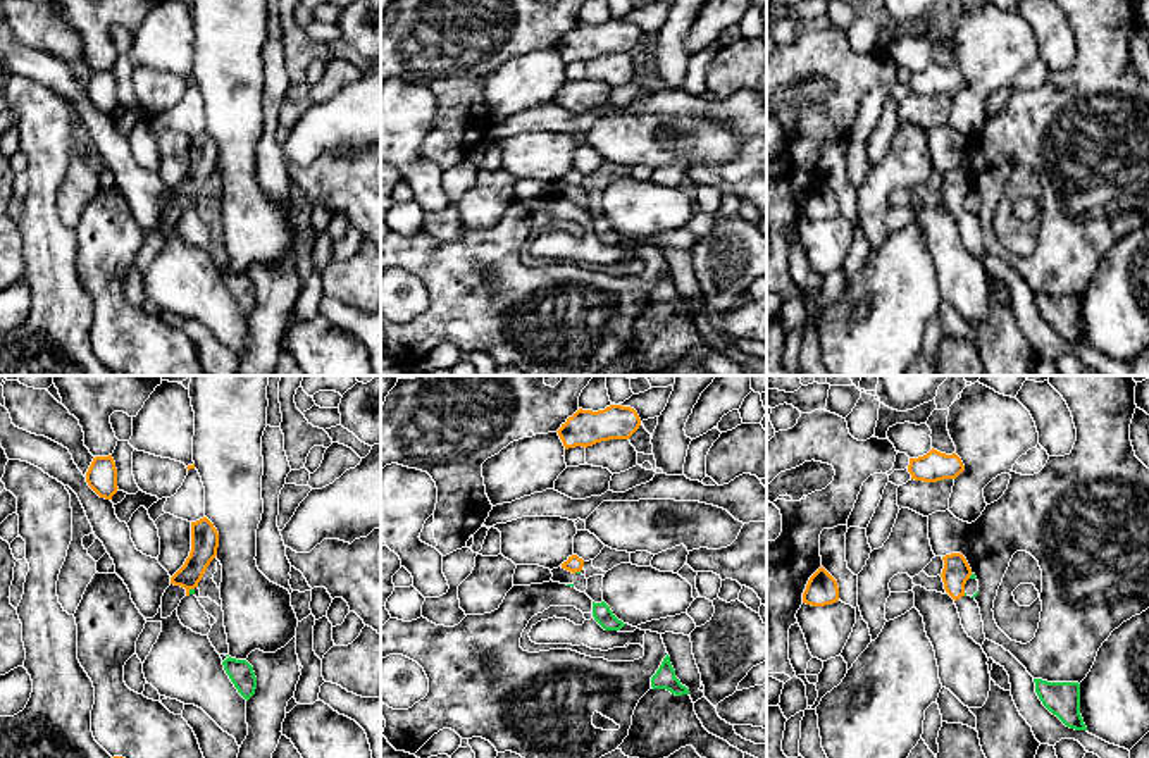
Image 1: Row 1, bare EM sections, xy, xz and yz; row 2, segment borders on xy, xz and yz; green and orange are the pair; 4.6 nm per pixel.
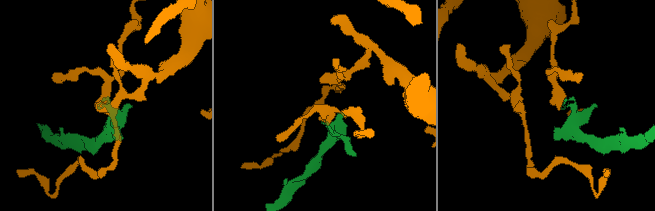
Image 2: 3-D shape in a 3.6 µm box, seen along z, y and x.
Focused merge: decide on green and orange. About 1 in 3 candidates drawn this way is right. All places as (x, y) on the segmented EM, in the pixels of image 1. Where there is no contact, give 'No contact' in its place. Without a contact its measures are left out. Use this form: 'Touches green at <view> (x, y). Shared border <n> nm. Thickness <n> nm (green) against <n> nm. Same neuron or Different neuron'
Touches green at xy (190, 591). Shared border 40 nm. Thickness 30 nm (green) against 130 nm. Different neuron

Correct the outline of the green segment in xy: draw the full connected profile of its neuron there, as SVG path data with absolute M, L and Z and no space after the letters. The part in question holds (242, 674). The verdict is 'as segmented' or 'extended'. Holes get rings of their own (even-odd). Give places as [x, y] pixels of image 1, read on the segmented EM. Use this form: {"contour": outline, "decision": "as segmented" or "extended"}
{"contour": "M231 656L226 658L222 665L238 693L248 701L257 689L253 667L246 660L236 660Z", "decision": "as segmented"}

